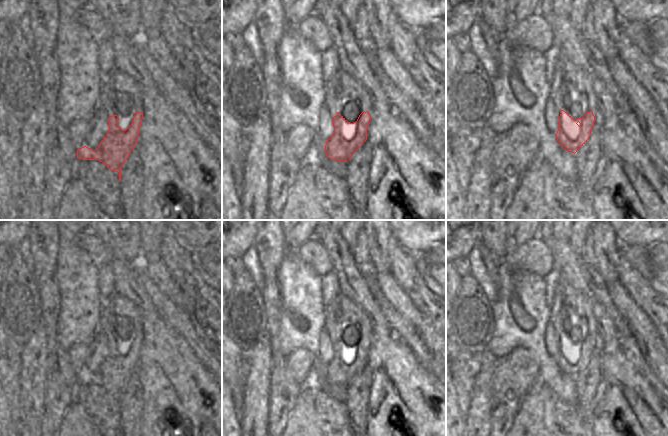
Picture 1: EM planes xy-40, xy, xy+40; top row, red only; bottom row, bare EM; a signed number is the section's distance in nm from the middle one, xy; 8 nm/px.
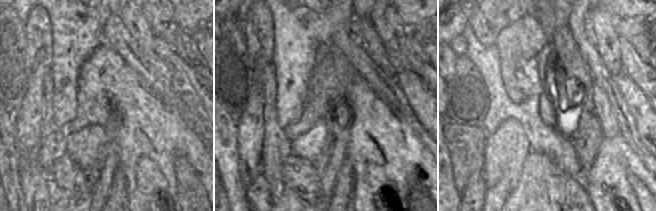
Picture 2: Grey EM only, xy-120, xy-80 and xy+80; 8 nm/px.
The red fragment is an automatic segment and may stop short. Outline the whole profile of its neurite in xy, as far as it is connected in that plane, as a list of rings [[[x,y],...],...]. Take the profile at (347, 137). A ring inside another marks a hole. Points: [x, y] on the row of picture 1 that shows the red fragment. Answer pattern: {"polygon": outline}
{"polygon": [[[340,68],[325,84],[324,105],[333,120],[333,135],[327,140],[325,153],[338,162],[348,162],[356,150],[367,140],[367,129],[371,121],[371,97],[365,87]]]}

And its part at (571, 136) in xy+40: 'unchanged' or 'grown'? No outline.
grown

